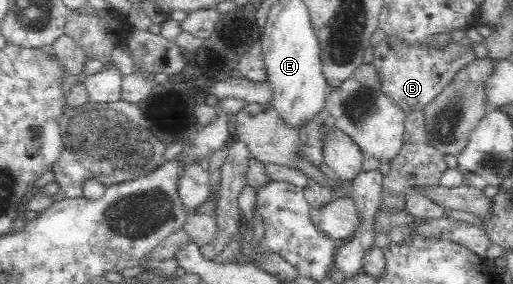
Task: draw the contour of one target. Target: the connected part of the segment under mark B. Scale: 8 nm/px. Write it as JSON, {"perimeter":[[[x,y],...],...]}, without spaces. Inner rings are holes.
{"perimeter":[[[386,35],[373,47],[373,61],[371,62],[374,71],[376,71],[376,79],[378,79],[378,89],[384,97],[390,98],[394,105],[398,105],[398,109],[402,110],[404,116],[411,113],[424,113],[427,105],[434,103],[443,91],[458,77],[459,72],[464,71],[472,62],[476,60],[476,49],[474,45],[464,45],[450,40],[446,46],[442,48],[434,48],[429,46],[426,41],[410,43],[406,39],[398,38],[398,35]]]}

